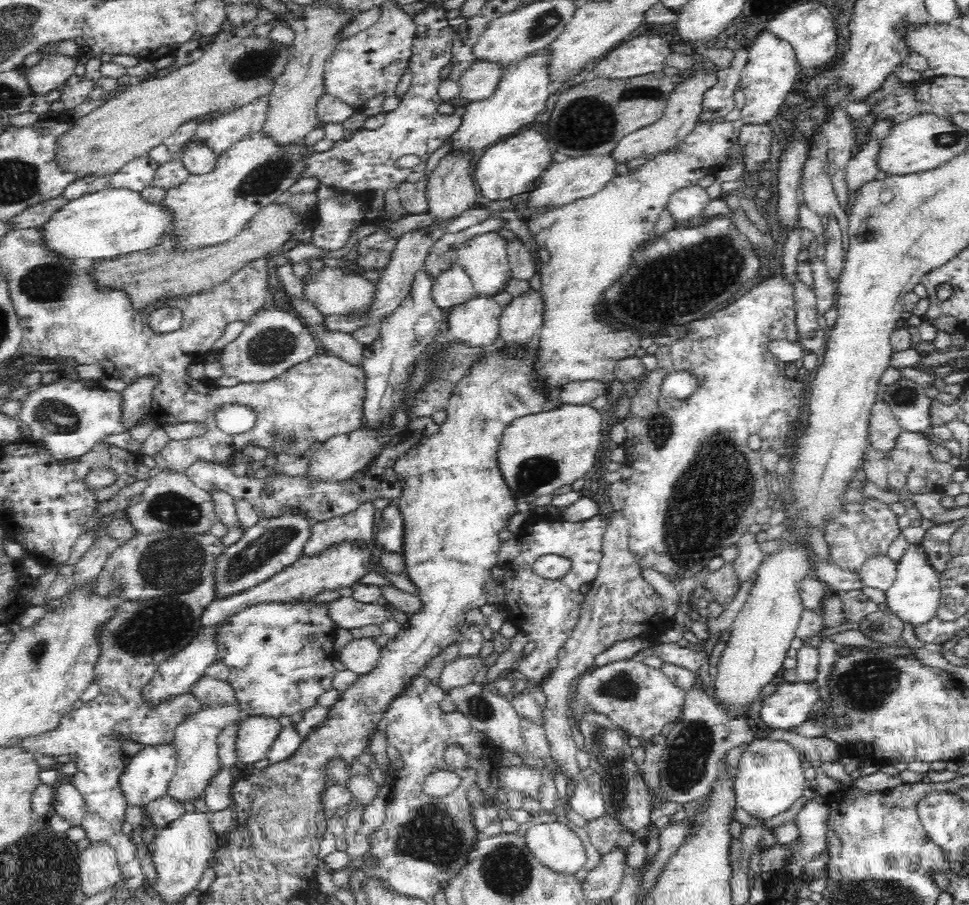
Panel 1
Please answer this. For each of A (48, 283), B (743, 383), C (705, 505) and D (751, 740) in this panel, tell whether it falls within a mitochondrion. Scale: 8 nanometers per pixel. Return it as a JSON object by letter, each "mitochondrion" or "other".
{"A":"mitochondrion","B":"other","C":"mitochondrion","D":"other"}

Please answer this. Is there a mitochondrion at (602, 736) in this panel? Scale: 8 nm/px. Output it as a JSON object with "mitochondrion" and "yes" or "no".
{"mitochondrion":"yes"}

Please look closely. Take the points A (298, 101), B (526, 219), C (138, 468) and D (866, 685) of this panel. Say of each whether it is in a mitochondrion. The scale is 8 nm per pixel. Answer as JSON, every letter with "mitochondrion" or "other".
{"A":"other","B":"other","C":"other","D":"mitochondrion"}

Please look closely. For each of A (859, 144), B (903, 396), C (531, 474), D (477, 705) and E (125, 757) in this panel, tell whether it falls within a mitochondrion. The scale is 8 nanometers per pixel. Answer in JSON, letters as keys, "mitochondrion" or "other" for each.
{"A":"other","B":"mitochondrion","C":"mitochondrion","D":"mitochondrion","E":"other"}

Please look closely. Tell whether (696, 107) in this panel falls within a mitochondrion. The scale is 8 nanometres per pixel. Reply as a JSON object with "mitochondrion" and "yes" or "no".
{"mitochondrion":"no"}

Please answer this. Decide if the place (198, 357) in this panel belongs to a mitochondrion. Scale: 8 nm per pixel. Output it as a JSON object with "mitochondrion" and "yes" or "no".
{"mitochondrion":"no"}

